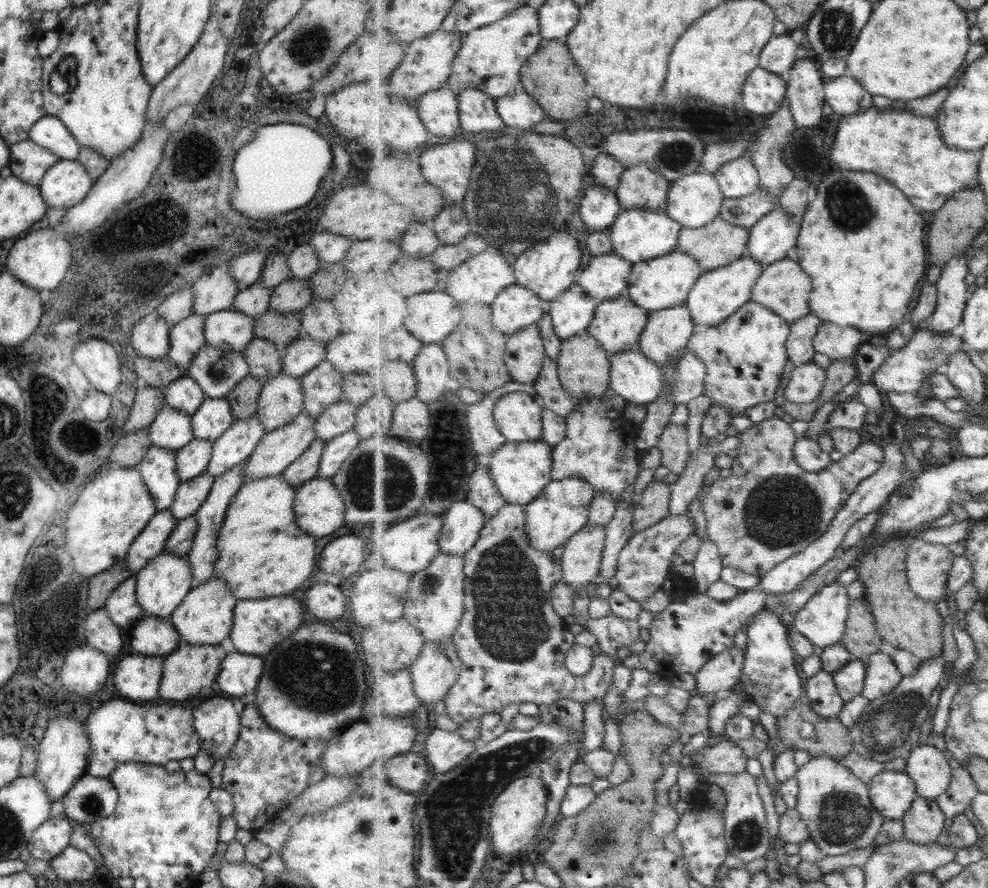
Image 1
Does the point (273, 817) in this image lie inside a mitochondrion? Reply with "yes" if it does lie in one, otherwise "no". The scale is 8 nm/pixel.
no

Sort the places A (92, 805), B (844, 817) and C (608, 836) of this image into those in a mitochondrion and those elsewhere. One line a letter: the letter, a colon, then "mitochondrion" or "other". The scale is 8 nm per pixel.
A: mitochondrion
B: mitochondrion
C: mitochondrion

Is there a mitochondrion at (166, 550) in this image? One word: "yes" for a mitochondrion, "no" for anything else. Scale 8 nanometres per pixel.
no

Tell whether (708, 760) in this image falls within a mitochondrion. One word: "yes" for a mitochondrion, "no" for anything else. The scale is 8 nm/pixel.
no

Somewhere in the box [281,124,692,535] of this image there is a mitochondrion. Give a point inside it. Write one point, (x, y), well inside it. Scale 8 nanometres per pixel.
(515, 192)

